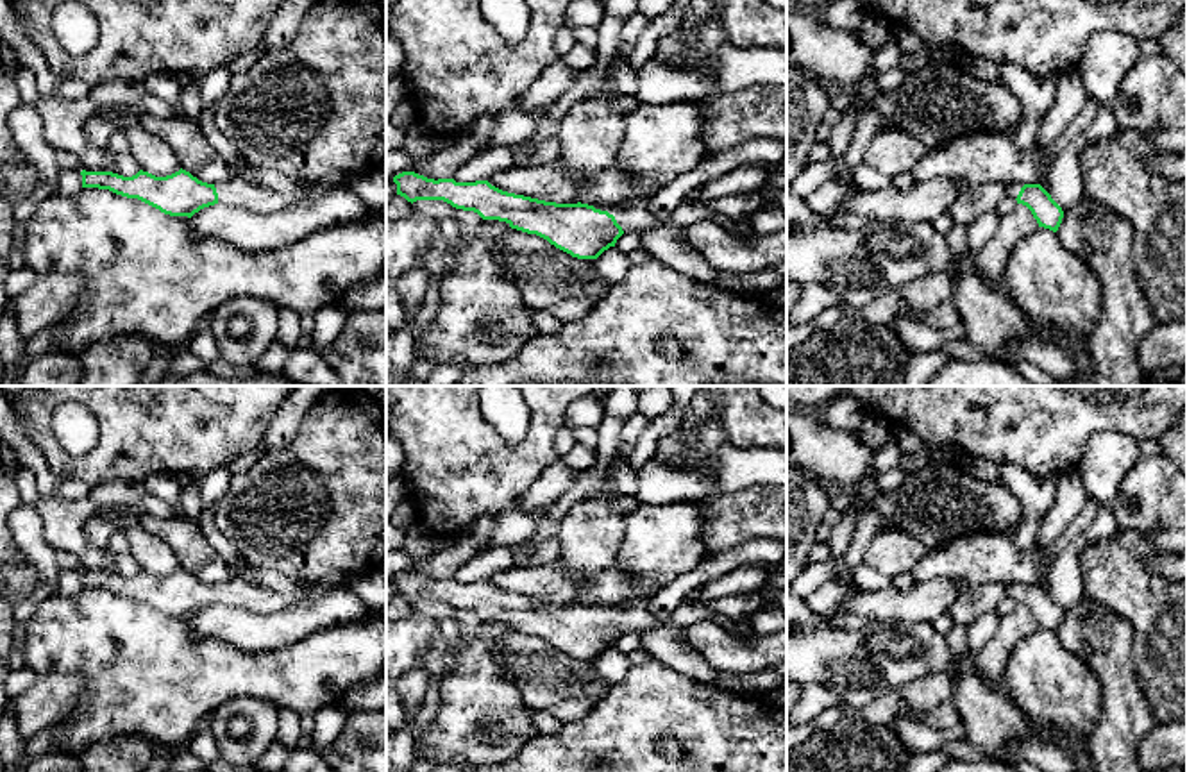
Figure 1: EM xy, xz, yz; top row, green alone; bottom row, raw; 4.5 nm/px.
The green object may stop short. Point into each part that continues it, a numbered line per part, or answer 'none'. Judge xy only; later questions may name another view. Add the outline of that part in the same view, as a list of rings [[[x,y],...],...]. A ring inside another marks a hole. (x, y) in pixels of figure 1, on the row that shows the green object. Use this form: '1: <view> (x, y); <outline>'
1: xy (236, 192); [[[231,175],[227,180],[216,182],[215,188],[218,204],[245,207],[265,214],[281,211],[291,202],[290,197],[250,184],[240,175]]]

